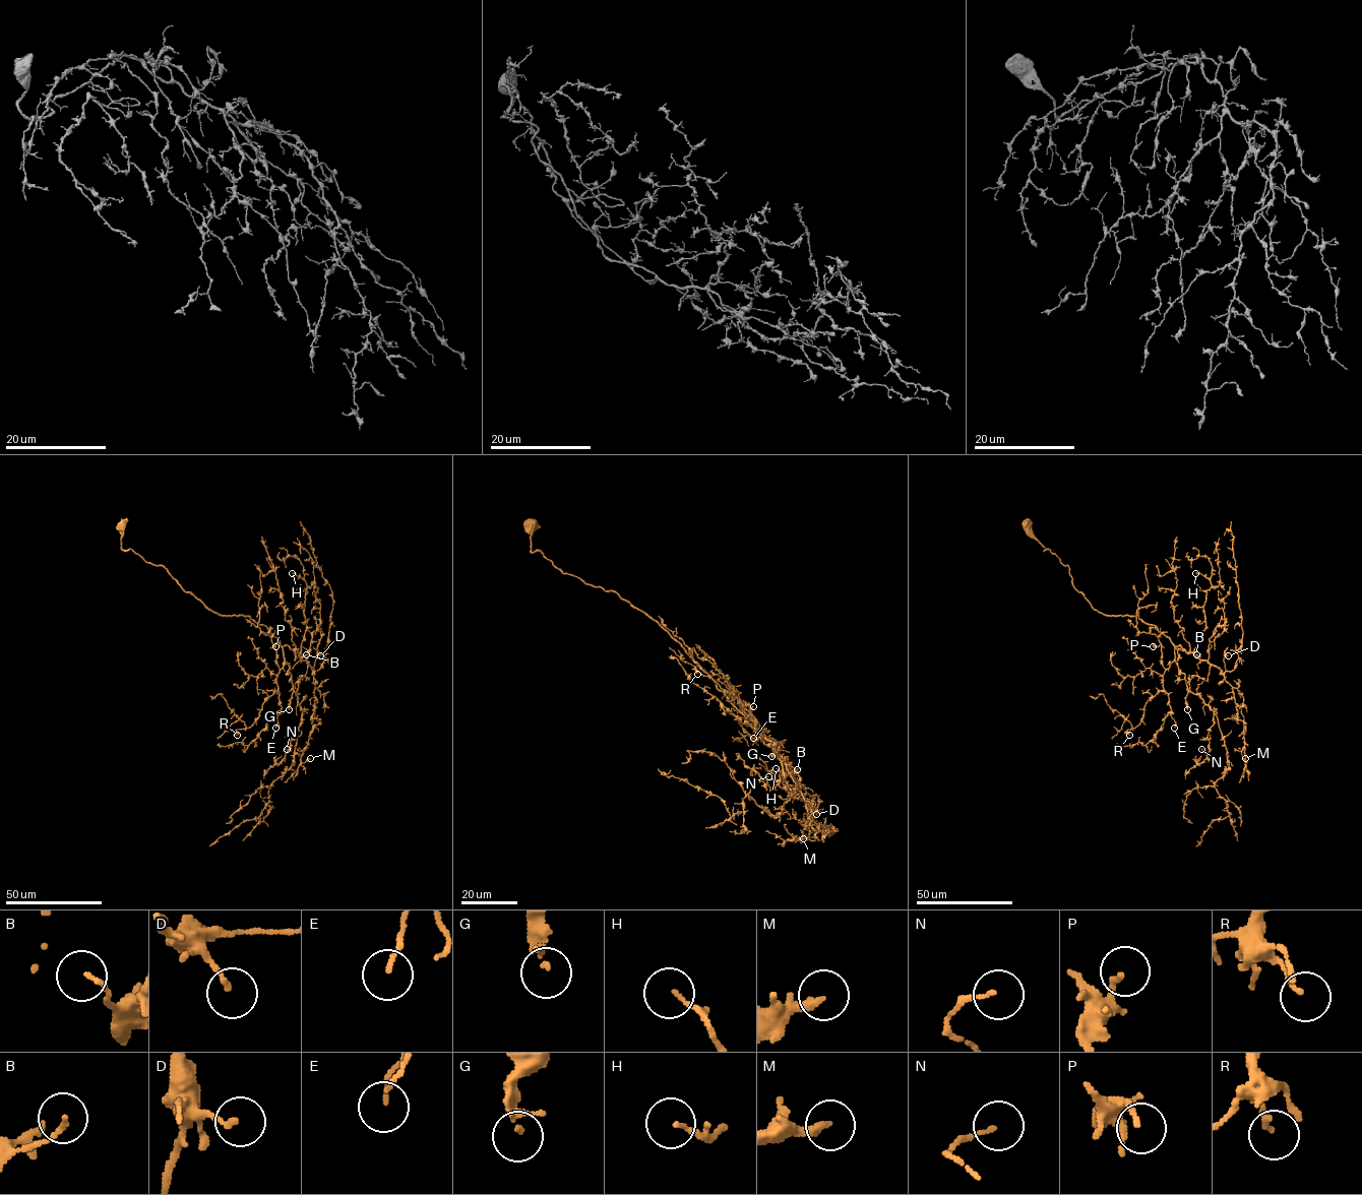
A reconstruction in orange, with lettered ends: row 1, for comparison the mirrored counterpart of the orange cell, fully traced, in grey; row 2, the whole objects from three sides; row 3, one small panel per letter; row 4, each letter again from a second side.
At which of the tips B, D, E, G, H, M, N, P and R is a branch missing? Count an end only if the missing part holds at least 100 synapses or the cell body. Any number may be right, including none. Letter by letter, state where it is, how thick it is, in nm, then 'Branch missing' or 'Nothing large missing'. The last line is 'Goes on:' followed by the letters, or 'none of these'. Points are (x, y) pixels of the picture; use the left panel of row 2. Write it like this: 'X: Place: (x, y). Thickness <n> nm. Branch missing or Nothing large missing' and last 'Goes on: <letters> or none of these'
B: Place: (306, 654). Thickness 120 nm. Nothing large missing
D: Place: (320, 655). Thickness 150 nm. Nothing large missing
E: Place: (275, 728). Thickness 130 nm. Nothing large missing
G: Place: (289, 709). Thickness 90 nm. Branch missing
H: Place: (292, 573). Thickness 110 nm. Nothing large missing
M: Place: (310, 758). Thickness 240 nm. Nothing large missing
N: Place: (287, 749). Thickness 100 nm. Nothing large missing
P: Place: (275, 646). Thickness 130 nm. Nothing large missing
R: Place: (237, 735). Thickness 130 nm. Nothing large missing
Goes on: G

